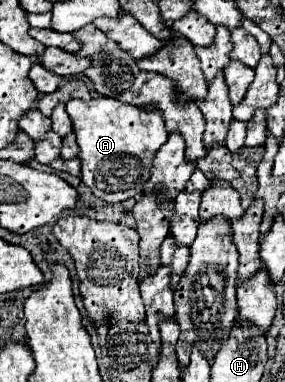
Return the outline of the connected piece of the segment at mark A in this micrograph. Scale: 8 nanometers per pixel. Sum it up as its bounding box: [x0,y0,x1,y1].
[66,96,168,204]

